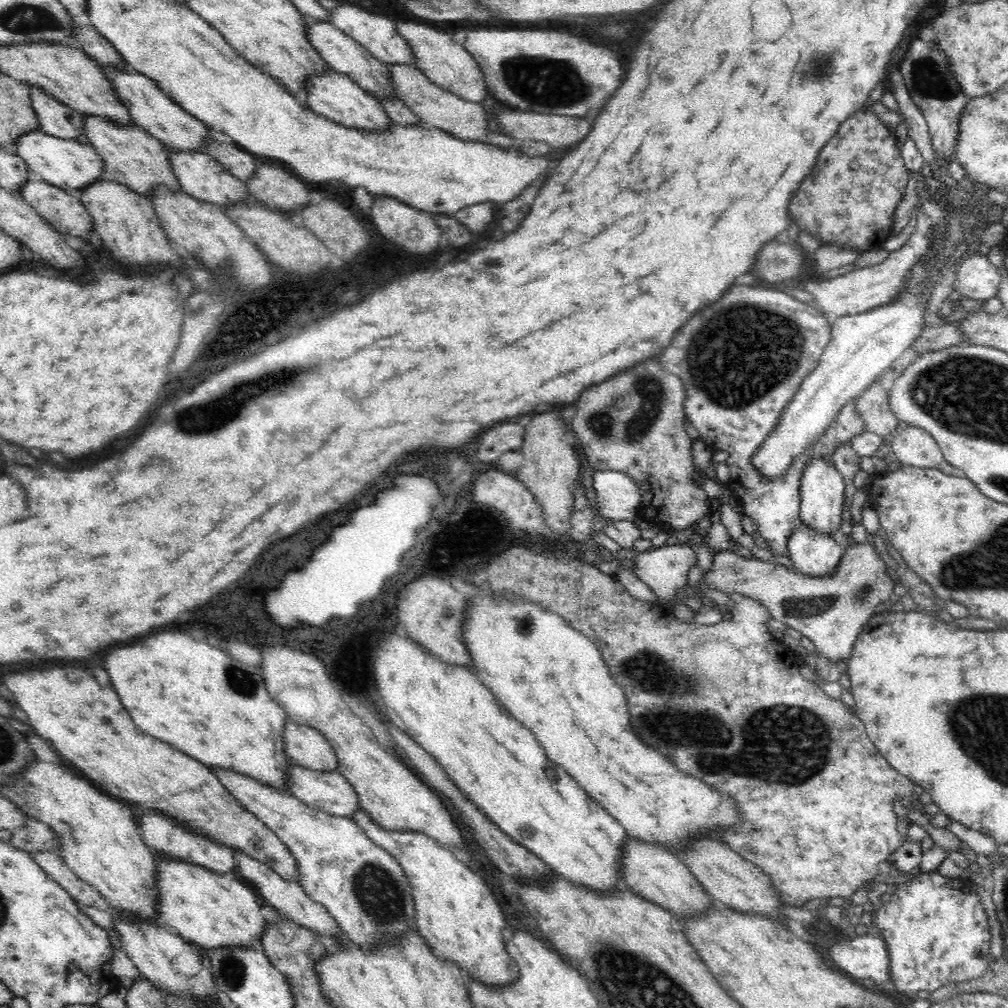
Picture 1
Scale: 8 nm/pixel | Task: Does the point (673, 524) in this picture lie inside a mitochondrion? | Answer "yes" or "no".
no

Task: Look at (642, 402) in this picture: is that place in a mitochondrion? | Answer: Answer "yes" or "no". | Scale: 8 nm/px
yes

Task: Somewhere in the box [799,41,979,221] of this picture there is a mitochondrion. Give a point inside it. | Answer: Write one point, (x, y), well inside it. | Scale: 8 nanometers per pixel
(928, 76)

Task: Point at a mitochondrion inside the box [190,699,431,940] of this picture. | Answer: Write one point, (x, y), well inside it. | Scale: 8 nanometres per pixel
(380, 896)

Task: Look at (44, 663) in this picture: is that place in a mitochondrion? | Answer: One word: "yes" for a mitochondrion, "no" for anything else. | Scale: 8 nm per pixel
no

